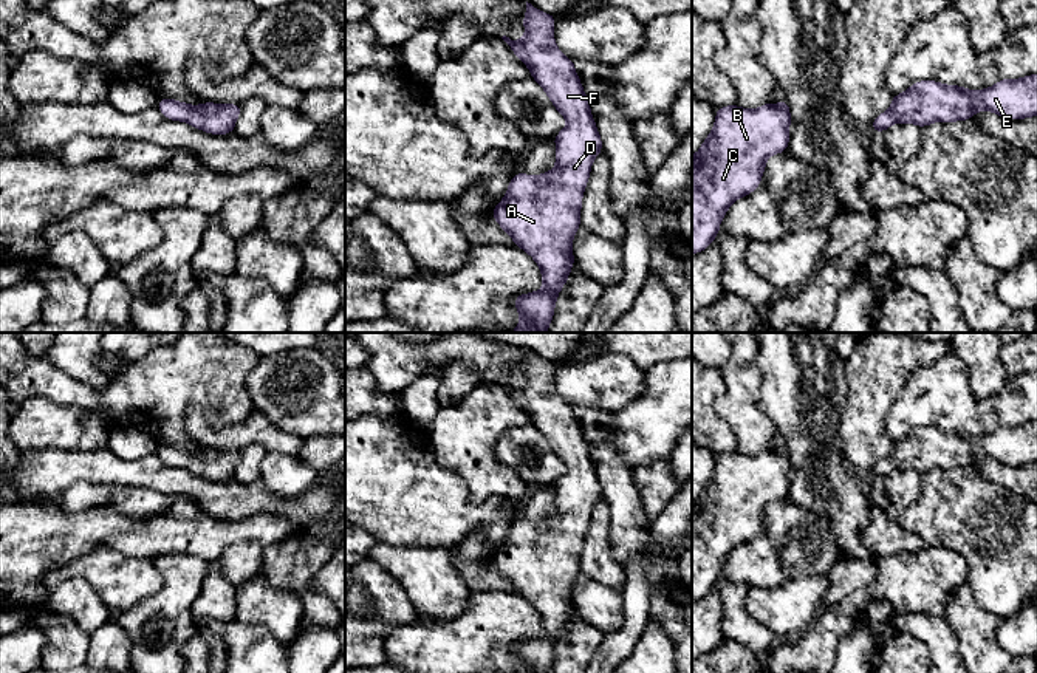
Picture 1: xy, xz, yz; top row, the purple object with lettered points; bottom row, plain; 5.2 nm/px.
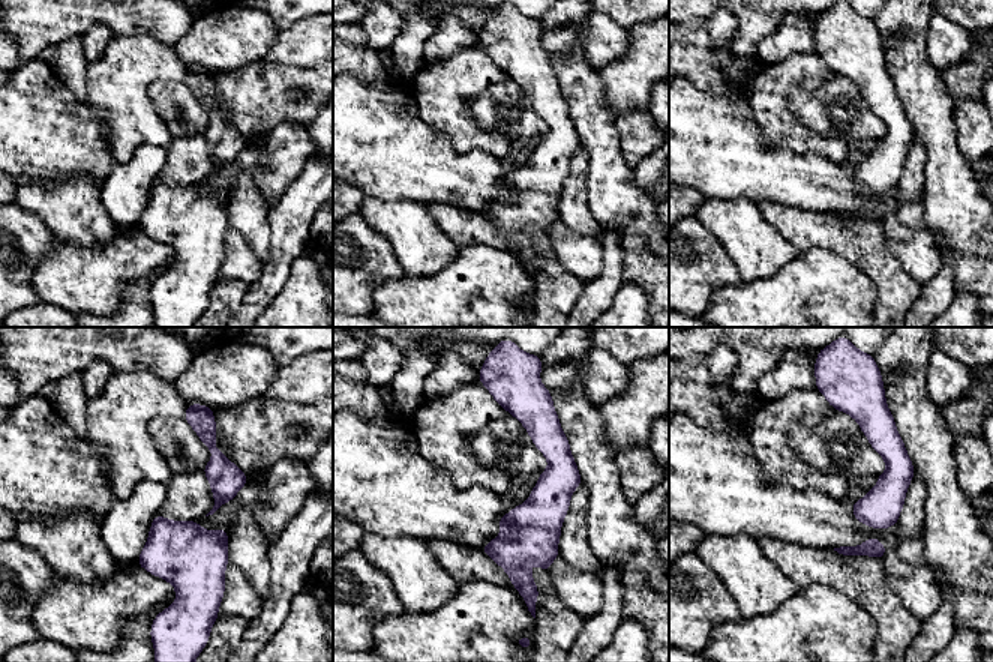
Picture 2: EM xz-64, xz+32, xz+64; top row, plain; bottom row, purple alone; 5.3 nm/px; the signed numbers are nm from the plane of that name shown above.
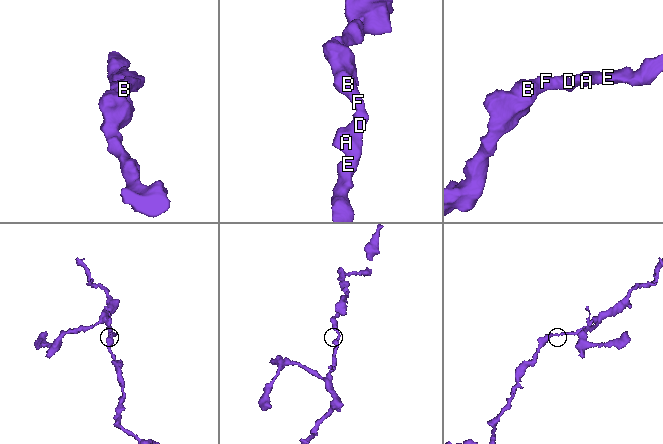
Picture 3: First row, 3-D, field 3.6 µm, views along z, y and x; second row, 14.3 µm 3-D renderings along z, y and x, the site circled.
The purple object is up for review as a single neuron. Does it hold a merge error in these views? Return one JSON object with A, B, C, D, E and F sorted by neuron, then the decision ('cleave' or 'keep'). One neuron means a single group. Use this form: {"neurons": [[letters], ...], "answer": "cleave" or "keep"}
{"neurons": [["A", "B", "C", "D", "E", "F"]], "answer": "keep"}

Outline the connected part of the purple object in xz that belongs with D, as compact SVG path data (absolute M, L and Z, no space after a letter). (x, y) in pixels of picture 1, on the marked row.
M526 2L525 37L501 37L566 119L566 127L553 138L556 167L537 176L512 175L506 195L491 214L515 246L534 258L543 282L540 291L514 299L520 322L511 333L548 331L557 296L574 266L573 237L580 227L584 189L594 158L602 153L590 99L574 62L556 45L554 25L554 15Z

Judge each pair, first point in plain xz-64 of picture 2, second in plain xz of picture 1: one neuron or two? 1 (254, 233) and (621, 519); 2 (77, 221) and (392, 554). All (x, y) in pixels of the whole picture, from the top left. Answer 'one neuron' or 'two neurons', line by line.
1: two neurons
2: one neuron

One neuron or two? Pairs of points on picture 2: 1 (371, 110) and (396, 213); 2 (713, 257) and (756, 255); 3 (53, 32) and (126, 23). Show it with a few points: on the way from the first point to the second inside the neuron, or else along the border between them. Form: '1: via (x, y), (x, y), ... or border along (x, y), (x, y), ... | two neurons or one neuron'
1: border along (366, 195), (389, 200), (423, 200), (428, 204) | two neurons
2: border along (707, 230), (723, 246), (743, 279) | two neurons
3: via (71, 15), (108, 15) | one neuron

